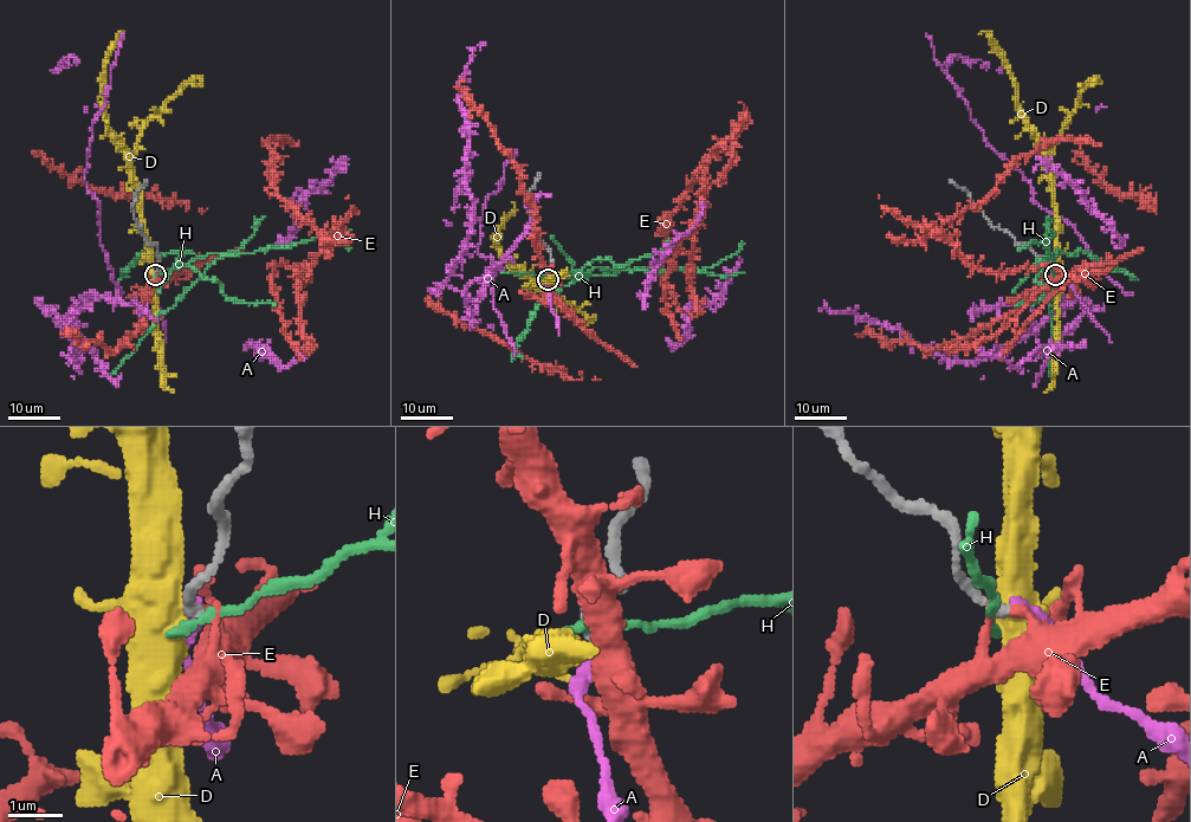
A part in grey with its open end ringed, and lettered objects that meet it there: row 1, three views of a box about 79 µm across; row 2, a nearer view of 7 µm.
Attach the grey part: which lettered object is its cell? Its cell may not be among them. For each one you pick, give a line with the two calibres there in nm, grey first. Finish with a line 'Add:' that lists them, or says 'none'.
A: Thickness 200 nm (grey) against 240 nm
Add: A

